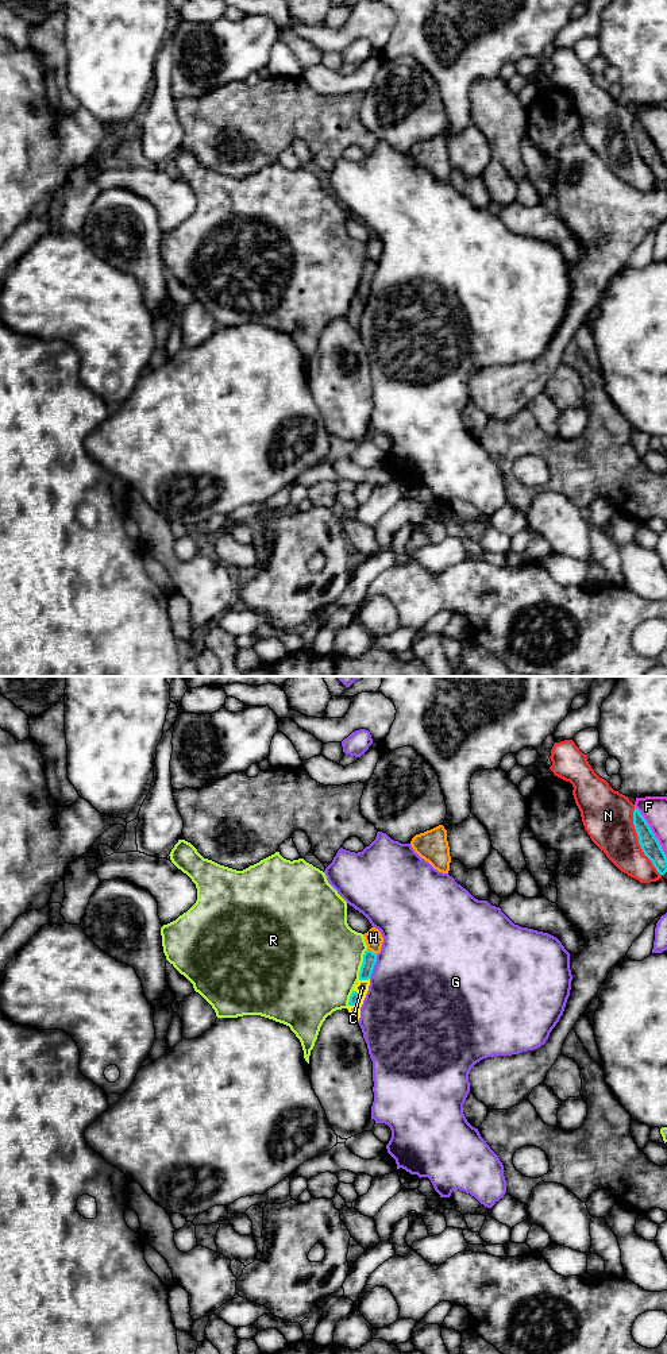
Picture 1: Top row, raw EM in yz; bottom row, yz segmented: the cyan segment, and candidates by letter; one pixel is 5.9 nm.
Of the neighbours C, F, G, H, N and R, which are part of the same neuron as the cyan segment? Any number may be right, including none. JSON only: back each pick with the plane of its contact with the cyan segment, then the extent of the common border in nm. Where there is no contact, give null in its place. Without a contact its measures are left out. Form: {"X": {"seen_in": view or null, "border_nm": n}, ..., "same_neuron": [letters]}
{"C": {"seen_in": "yz", "border_nm": 110}, "same_neuron": ["C"]}

